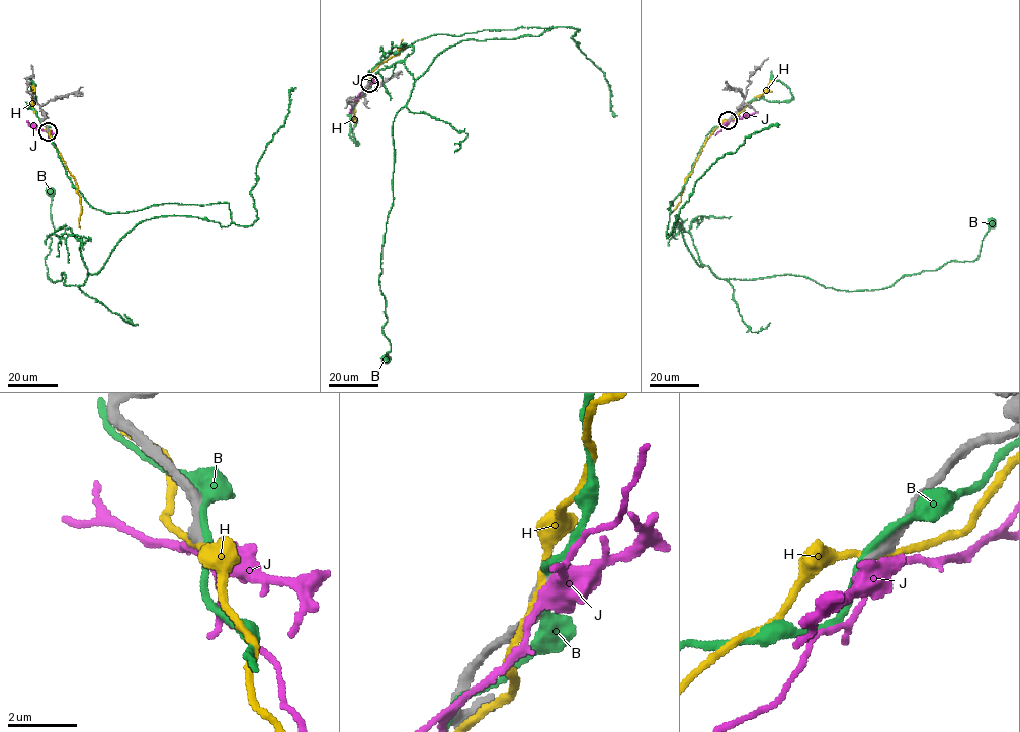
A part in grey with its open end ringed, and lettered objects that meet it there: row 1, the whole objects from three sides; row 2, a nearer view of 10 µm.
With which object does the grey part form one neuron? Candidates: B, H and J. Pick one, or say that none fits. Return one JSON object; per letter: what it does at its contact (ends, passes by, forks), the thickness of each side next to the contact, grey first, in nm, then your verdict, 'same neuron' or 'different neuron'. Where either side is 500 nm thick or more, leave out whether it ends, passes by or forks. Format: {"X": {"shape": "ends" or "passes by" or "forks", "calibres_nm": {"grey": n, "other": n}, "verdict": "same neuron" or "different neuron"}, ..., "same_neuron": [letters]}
{"B": {"shape": "passes by", "calibres_nm": {"grey": 440, "other": 190}, "verdict": "different neuron"}, "H": {"shape": "passes by", "calibres_nm": {"grey": 400, "other": 190}, "verdict": "different neuron"}, "J": {"shape": "forks", "calibres_nm": {"grey": 380, "other": 440}, "verdict": "different neuron"}, "same_neuron": []}

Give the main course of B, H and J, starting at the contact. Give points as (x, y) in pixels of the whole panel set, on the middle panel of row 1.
B: (368, 84), (391, 53), (431, 35), (553, 27), (446, 49), (394, 119), (379, 283), (388, 359)
H: (368, 84), (372, 71), (403, 47), (402, 39)
J: (369, 84), (354, 100), (349, 112)

